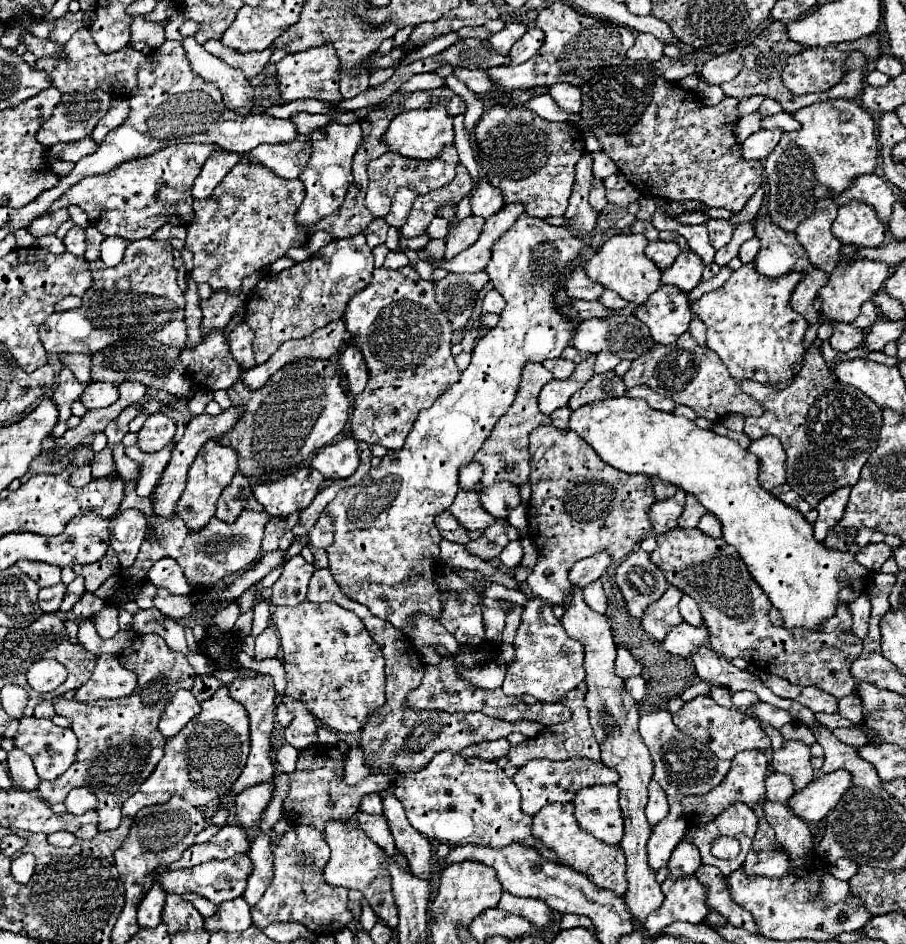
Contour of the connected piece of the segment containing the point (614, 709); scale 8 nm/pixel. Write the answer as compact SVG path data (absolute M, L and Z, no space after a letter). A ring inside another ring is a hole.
M581 586L573 588L573 600L565 608L565 614L561 618L561 624L565 632L579 640L585 648L585 682L587 682L587 694L585 694L585 708L589 710L589 722L595 732L595 740L601 746L601 760L605 766L619 772L619 804L625 818L625 836L621 840L621 848L627 858L627 890L623 894L627 912L633 916L637 924L643 924L645 918L655 912L663 904L663 892L659 882L655 880L655 872L647 864L647 850L645 844L649 840L651 828L645 824L645 804L647 804L647 786L653 776L653 762L649 758L649 750L637 730L637 702L625 692L623 680L615 674L615 656L617 656L617 644L613 642L609 622L603 614L593 612L585 600Z

